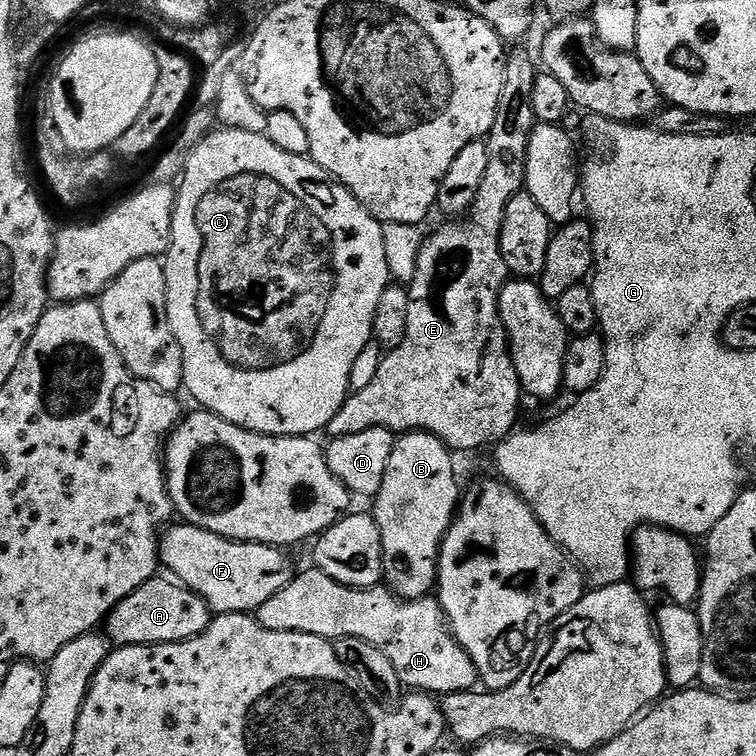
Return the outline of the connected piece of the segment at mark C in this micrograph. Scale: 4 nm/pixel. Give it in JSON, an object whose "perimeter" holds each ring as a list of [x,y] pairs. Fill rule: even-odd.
{"perimeter":[[[217,127],[208,133],[208,136],[199,146],[190,154],[186,162],[182,179],[178,184],[176,193],[176,209],[172,215],[172,244],[167,250],[162,260],[164,273],[166,274],[166,310],[168,311],[168,321],[174,330],[174,338],[182,350],[182,362],[184,363],[184,383],[183,387],[188,388],[188,392],[197,400],[201,409],[218,414],[226,418],[226,422],[234,422],[234,426],[245,428],[251,432],[257,432],[263,436],[307,436],[311,437],[312,432],[323,433],[328,427],[330,418],[338,414],[340,407],[344,405],[345,400],[350,395],[352,384],[352,371],[356,368],[356,363],[360,360],[360,355],[364,352],[367,344],[373,343],[372,327],[374,326],[374,309],[378,306],[378,298],[382,298],[382,290],[386,290],[390,283],[388,267],[386,266],[386,249],[382,246],[382,225],[361,206],[347,188],[343,188],[322,166],[315,164],[308,156],[299,156],[298,154],[286,154],[286,150],[278,150],[270,138],[264,134],[250,134],[246,130],[234,130],[233,128]]]}

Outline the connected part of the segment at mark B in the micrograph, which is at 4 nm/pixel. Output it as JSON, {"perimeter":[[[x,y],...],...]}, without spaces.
{"perimeter":[[[428,432],[403,433],[390,454],[382,490],[374,497],[376,505],[370,508],[382,538],[383,583],[402,600],[422,600],[435,589],[440,544],[462,499],[452,456],[437,436]]]}

